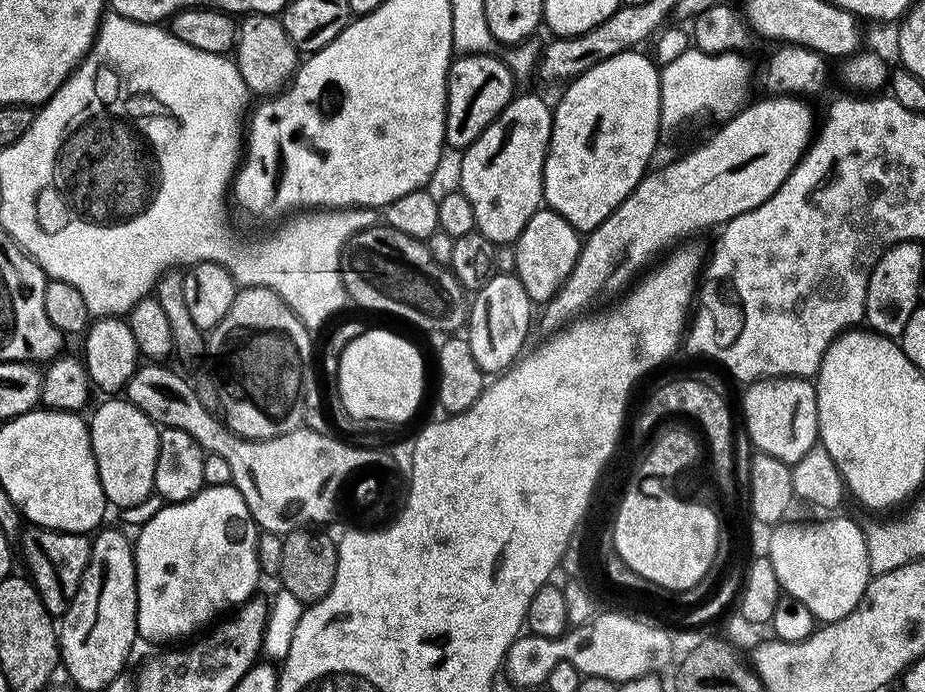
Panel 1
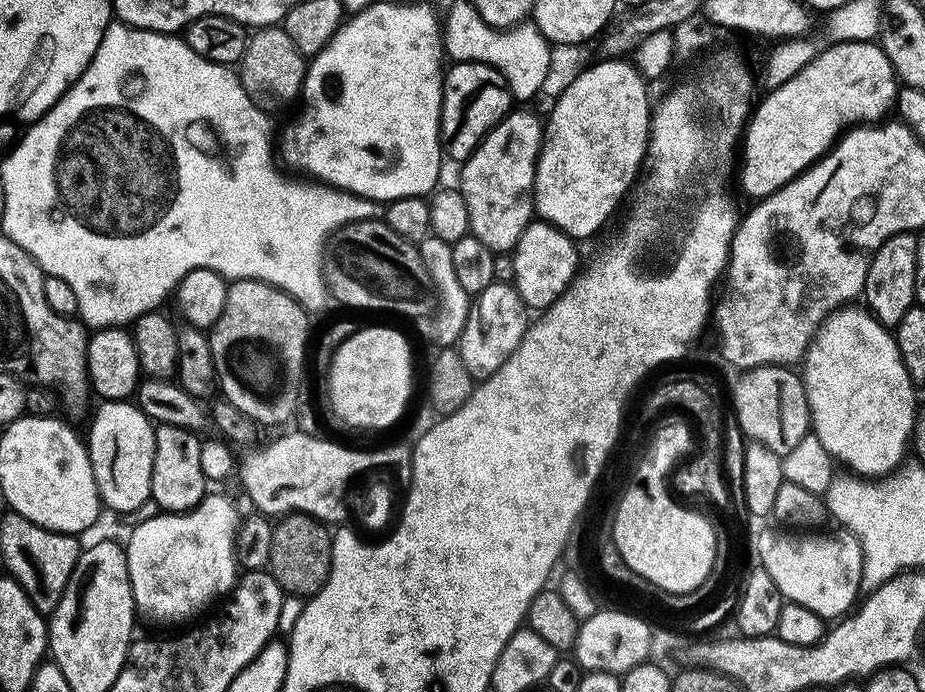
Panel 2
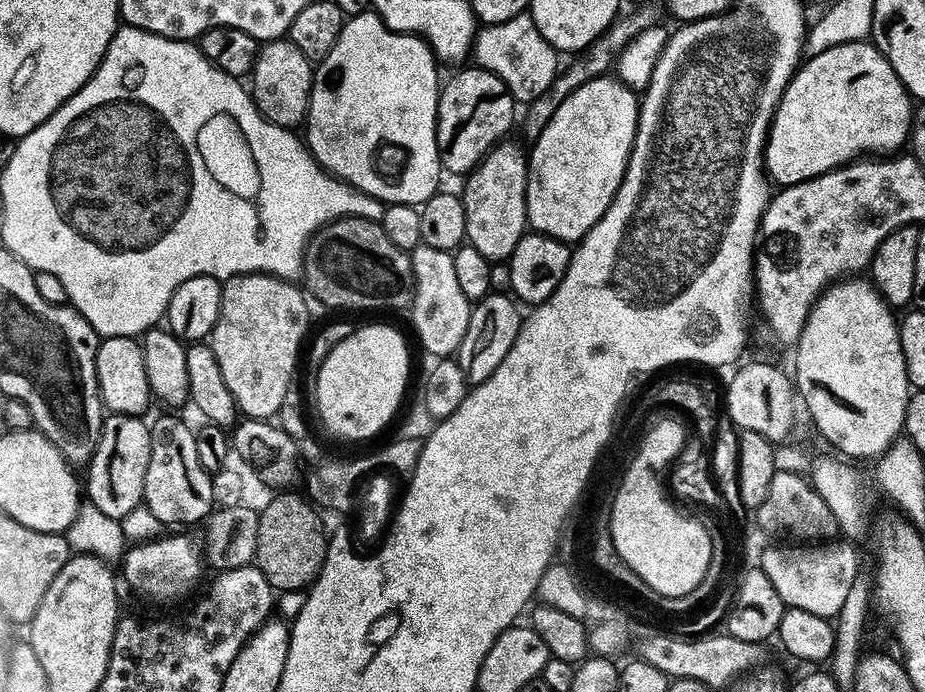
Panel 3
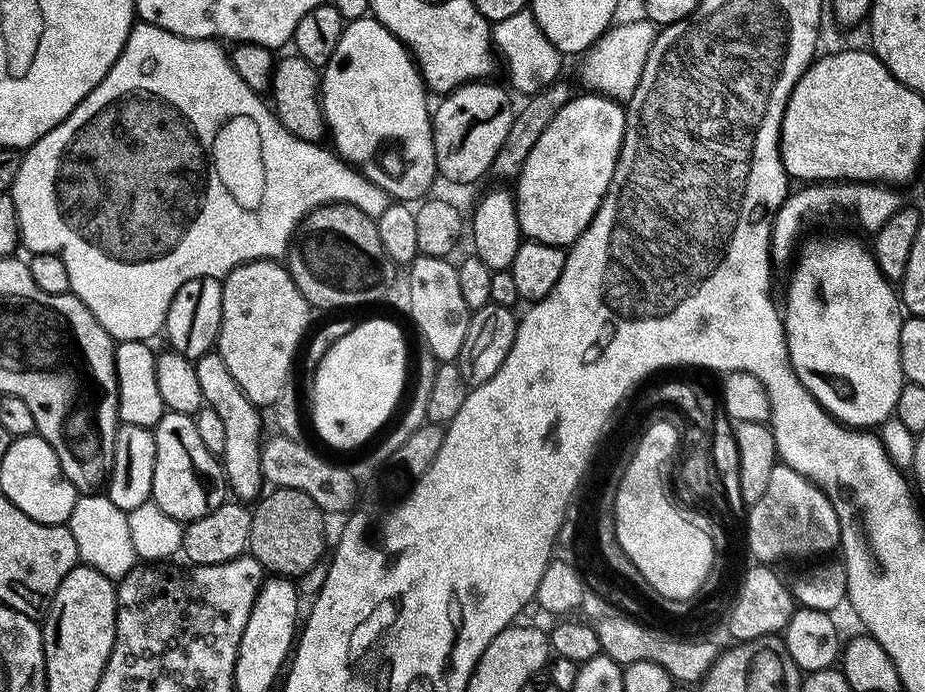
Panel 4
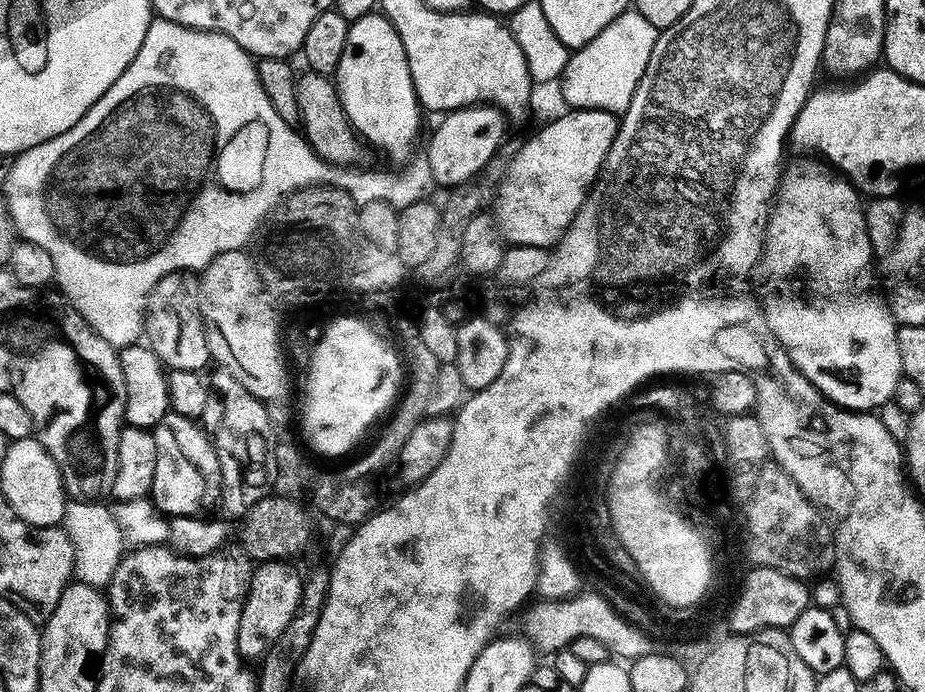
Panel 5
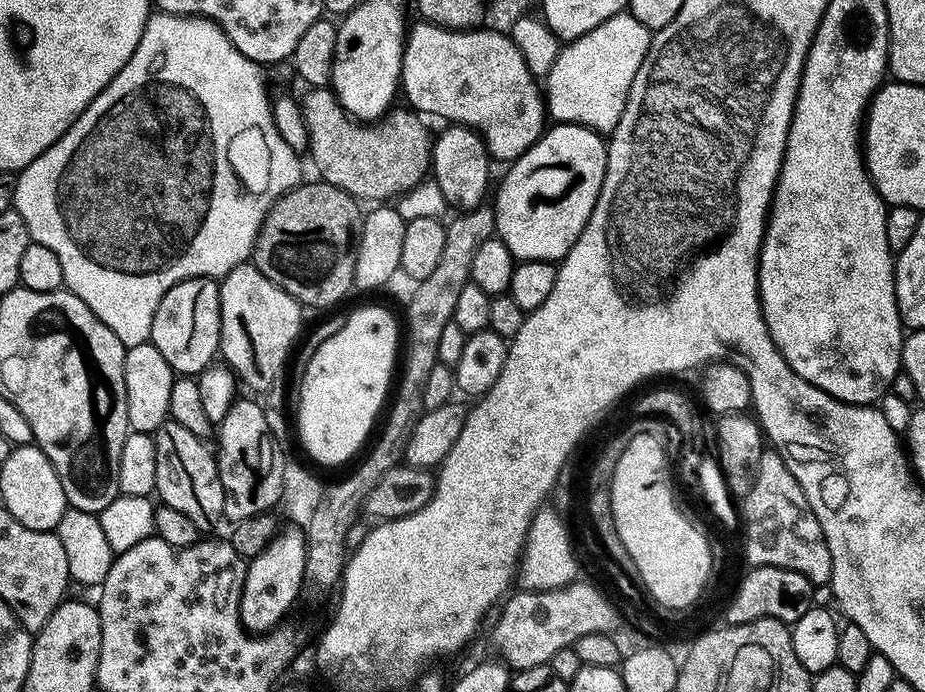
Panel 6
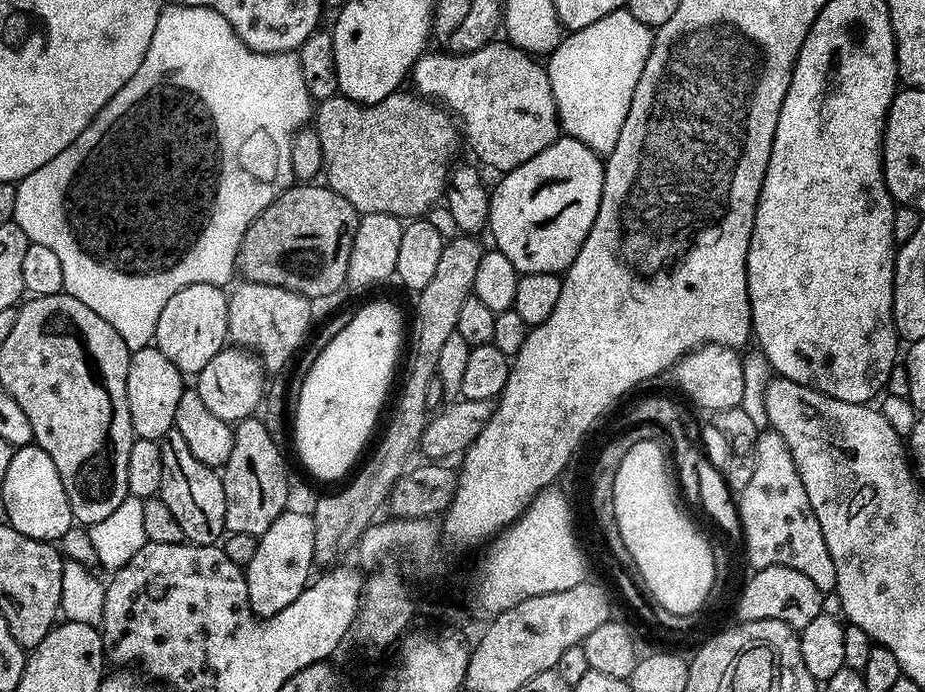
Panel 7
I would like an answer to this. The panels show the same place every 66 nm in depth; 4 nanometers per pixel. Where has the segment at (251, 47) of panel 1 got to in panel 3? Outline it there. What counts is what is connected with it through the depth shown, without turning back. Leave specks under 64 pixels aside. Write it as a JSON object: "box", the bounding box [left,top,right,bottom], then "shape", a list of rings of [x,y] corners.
{"box":[250,39,316,130],"shape":[[[291,39],[274,40],[265,43],[260,50],[260,57],[256,63],[256,69],[250,77],[250,95],[256,104],[256,109],[270,121],[271,124],[277,124],[279,128],[296,130],[307,121],[308,103],[312,101],[312,83],[316,81],[313,61],[298,50],[298,46],[292,44]]]}

